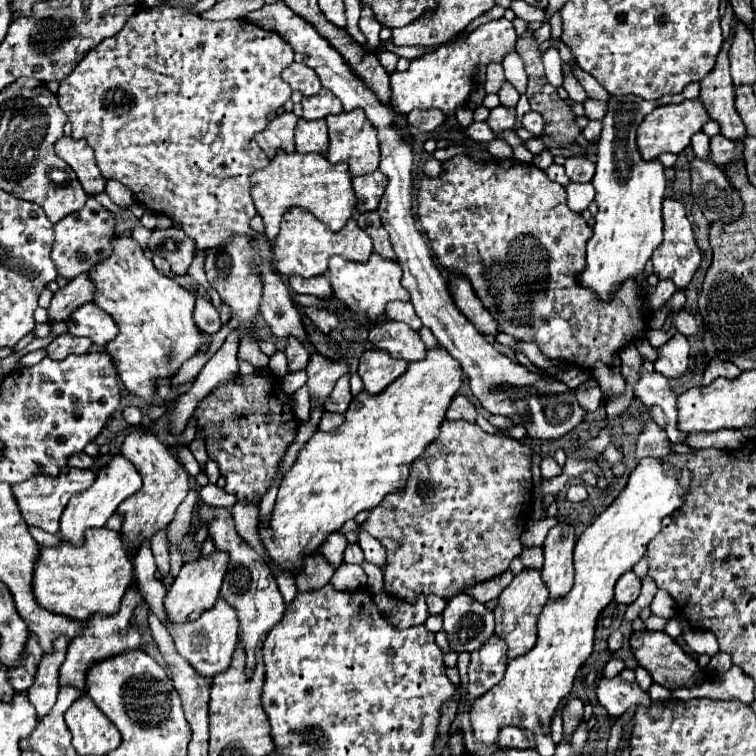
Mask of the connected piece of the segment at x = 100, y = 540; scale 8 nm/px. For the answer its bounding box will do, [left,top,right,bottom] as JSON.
[32,527,134,621]

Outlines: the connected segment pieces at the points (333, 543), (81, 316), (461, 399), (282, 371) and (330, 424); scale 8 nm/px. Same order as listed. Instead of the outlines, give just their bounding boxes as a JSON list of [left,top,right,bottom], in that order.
[[320,531,348,565],[68,303,118,347],[446,395,478,423],[268,351,286,377],[318,411,344,431]]

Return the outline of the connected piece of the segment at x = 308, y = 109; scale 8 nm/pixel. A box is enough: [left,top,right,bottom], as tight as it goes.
[302,89,342,121]

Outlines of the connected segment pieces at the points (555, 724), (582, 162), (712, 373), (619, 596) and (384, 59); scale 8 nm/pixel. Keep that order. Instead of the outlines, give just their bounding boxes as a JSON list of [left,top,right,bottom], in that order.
[[550,706,563,745],[564,157,596,183],[702,359,740,385],[614,571,642,605],[376,51,398,73]]

